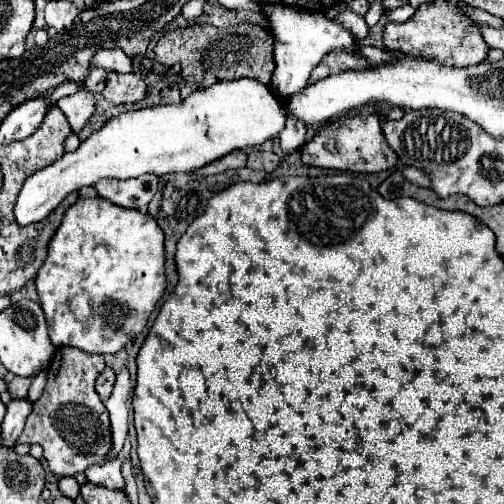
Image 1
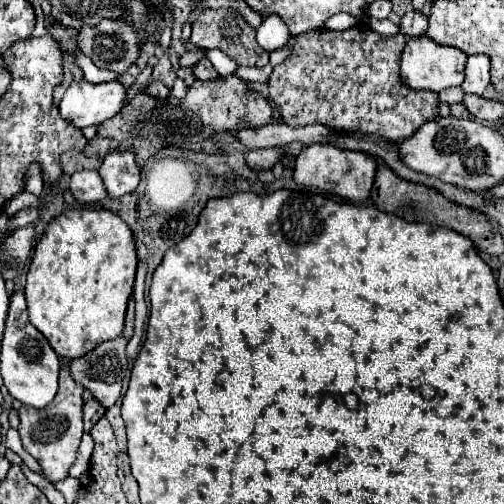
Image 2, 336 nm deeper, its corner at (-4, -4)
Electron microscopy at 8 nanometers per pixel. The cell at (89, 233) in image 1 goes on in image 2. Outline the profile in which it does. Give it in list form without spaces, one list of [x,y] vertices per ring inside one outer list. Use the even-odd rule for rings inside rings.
[[[70,207],[46,225],[44,235],[34,247],[24,295],[30,323],[48,339],[58,357],[82,357],[106,339],[110,341],[122,335],[126,305],[134,287],[136,263],[132,231],[116,213],[92,207]]]

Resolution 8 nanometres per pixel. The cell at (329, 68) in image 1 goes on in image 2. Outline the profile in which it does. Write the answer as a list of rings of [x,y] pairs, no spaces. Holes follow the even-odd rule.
[[[356,25],[346,31],[328,31],[316,29],[310,33],[302,33],[294,37],[290,47],[290,55],[284,63],[276,65],[268,79],[268,93],[278,109],[282,121],[290,127],[304,125],[328,125],[344,131],[360,131],[370,135],[380,135],[388,141],[404,141],[410,139],[426,121],[438,119],[440,99],[430,91],[414,91],[402,85],[398,77],[398,63],[404,51],[406,37],[402,33],[394,37],[382,37],[372,31],[368,25]]]

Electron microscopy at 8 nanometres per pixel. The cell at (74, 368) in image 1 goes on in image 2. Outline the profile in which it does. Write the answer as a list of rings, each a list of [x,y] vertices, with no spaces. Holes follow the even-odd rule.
[[[60,359],[60,389],[46,411],[36,411],[28,405],[20,407],[20,439],[24,449],[40,463],[44,477],[58,483],[68,477],[68,469],[76,461],[76,451],[82,437],[82,387],[66,373],[68,359]]]

